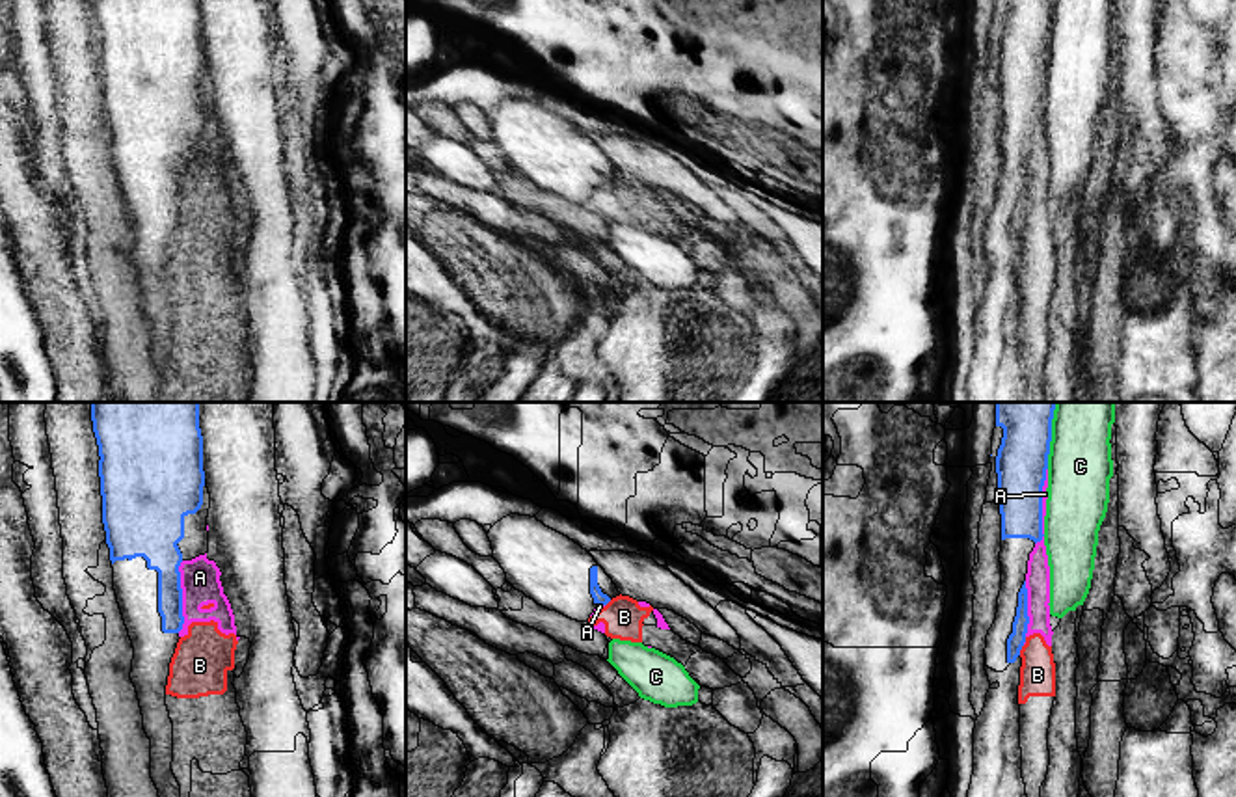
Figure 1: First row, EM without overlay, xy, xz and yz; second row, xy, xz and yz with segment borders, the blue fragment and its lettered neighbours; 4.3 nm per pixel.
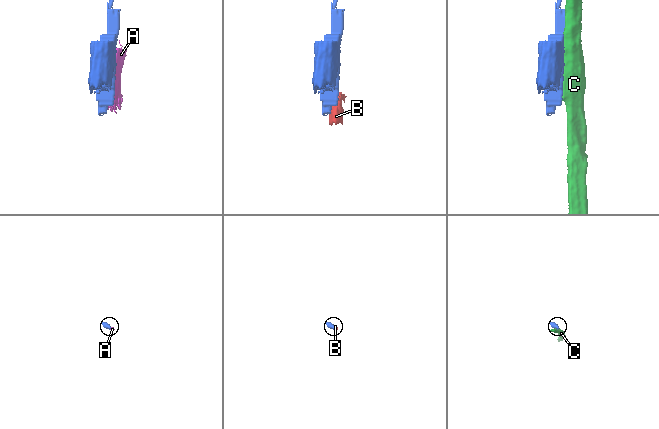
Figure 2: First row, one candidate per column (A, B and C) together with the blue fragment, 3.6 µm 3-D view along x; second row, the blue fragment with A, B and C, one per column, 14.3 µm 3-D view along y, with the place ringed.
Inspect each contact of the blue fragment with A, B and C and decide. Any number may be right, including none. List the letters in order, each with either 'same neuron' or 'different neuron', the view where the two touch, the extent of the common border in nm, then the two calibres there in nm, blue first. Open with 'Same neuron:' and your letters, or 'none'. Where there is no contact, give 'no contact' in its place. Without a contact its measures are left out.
Same neuron: none
A: different neuron; contact in xy; length 320 nm; calibres 170 and 180 nm
B: different neuron; contact in yz; length 50 nm; calibres 70 and 160 nm
C: different neuron; contact in yz; length 220 nm; calibres 220 and 280 nm

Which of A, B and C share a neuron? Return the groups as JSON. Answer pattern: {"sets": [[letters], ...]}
{"sets": [["A", "B"], ["C"]]}

